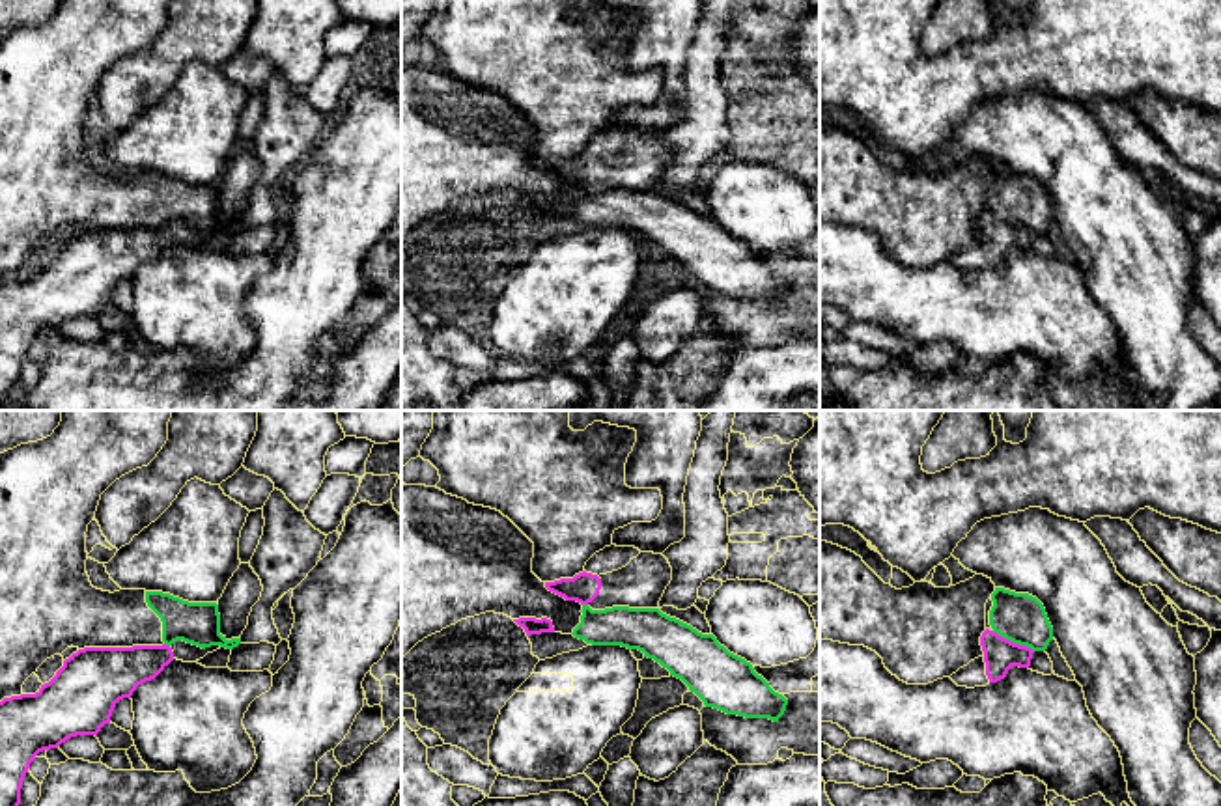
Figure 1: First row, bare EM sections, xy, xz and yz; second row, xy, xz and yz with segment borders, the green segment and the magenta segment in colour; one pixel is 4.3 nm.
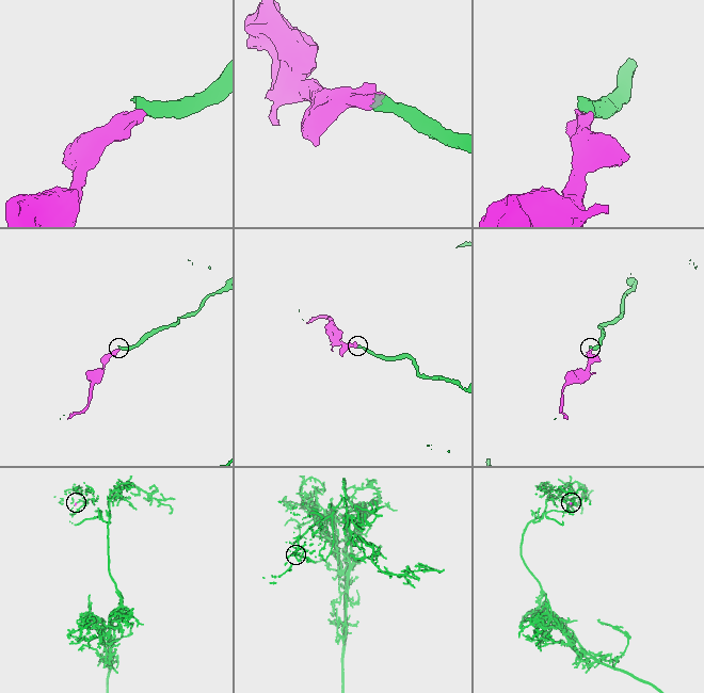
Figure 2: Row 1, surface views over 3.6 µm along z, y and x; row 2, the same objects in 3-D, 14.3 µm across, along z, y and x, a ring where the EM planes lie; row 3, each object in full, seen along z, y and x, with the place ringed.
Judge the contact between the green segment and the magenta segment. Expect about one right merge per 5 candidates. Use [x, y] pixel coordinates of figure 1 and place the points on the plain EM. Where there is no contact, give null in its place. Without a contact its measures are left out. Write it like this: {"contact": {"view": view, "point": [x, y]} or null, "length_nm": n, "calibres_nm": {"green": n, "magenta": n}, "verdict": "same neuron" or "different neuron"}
{"contact": {"view": "yz", "point": [1012, 222]}, "length_nm": 200, "calibres_nm": {"green": 220, "magenta": 140}, "verdict": "different neuron"}

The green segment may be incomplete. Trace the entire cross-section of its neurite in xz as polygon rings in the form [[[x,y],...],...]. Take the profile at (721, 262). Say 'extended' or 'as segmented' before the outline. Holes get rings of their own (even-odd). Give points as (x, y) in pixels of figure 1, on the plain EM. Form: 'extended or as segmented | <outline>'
extended | [[[401,65],[401,241],[424,220],[485,194],[512,202],[547,200],[554,215],[592,228],[639,231],[681,261],[706,289],[745,300],[779,304],[788,282],[730,235],[713,216],[663,196],[659,190],[612,188],[592,192],[549,174],[532,155],[534,125],[500,93],[469,86],[437,69]]]

